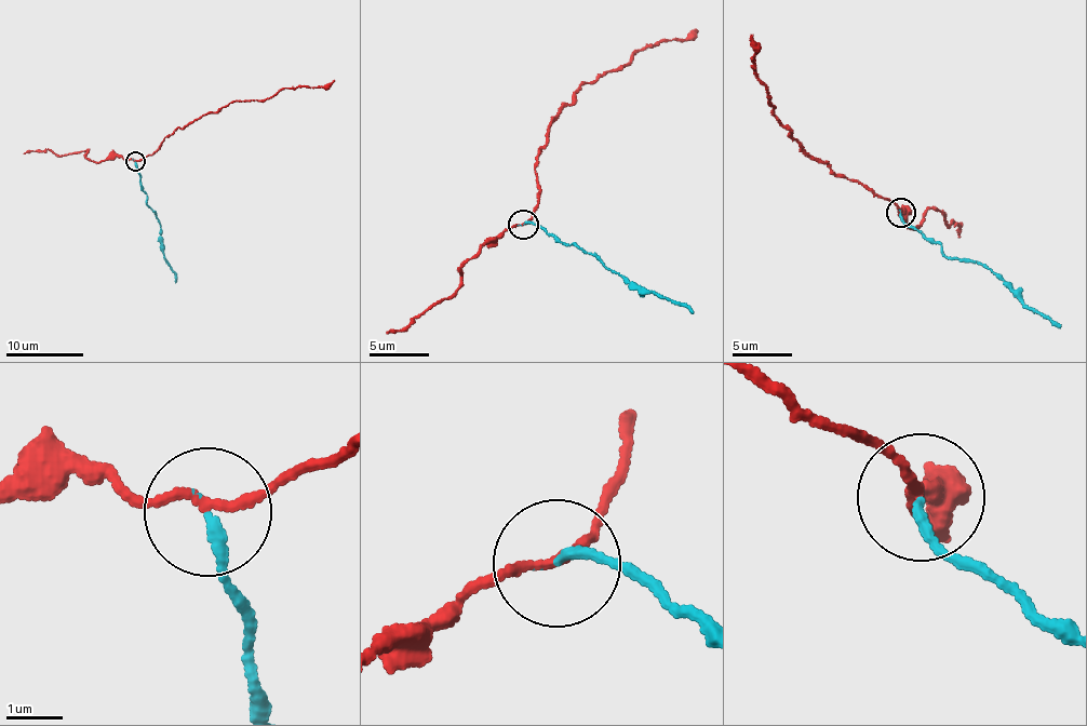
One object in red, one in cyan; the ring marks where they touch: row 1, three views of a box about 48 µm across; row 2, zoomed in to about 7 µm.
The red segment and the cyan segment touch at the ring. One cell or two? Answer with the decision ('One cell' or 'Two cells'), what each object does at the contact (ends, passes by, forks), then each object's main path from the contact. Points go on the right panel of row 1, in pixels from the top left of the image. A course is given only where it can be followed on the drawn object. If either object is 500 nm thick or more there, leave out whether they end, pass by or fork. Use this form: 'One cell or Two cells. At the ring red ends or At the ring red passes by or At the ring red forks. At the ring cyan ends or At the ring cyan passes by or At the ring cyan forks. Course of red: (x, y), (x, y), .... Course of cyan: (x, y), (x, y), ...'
Two cells. At the ring red passes by. At the ring cyan ends. Course of red: (901, 212), (803, 155), (755, 70), (752, 58), (760, 50), (752, 35). Course of cyan: (901, 212), (902, 222), (942, 245), (942, 254), (981, 266), (1015, 297), (1060, 326)

